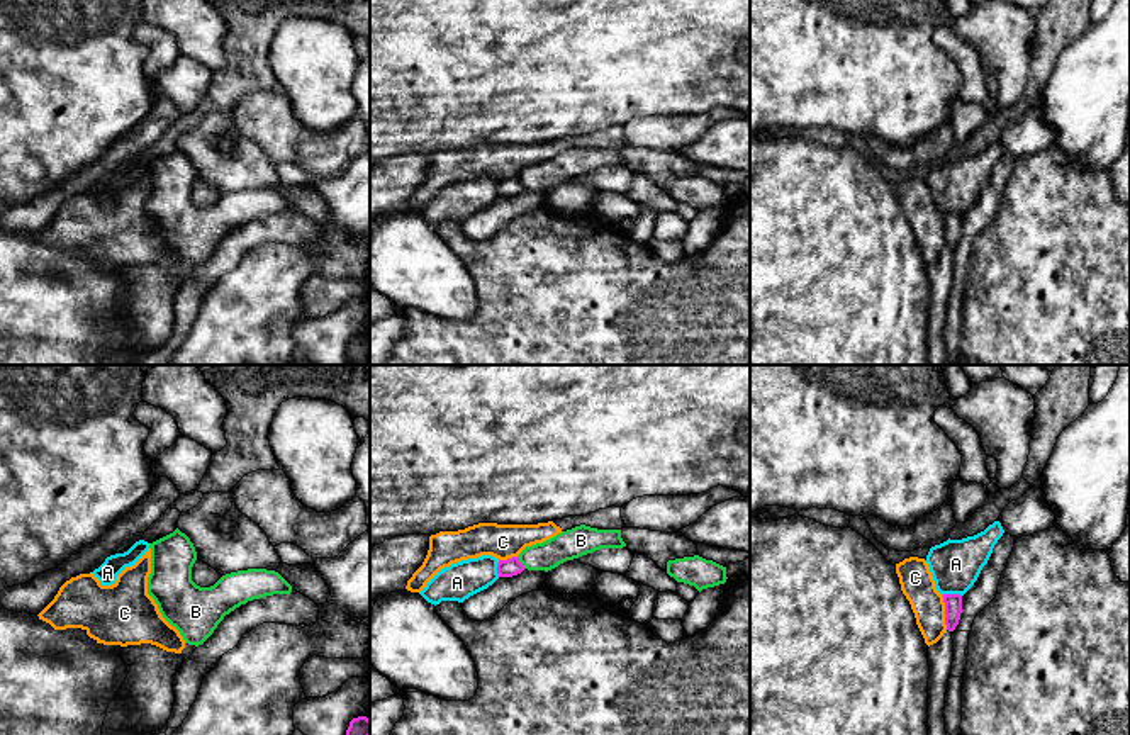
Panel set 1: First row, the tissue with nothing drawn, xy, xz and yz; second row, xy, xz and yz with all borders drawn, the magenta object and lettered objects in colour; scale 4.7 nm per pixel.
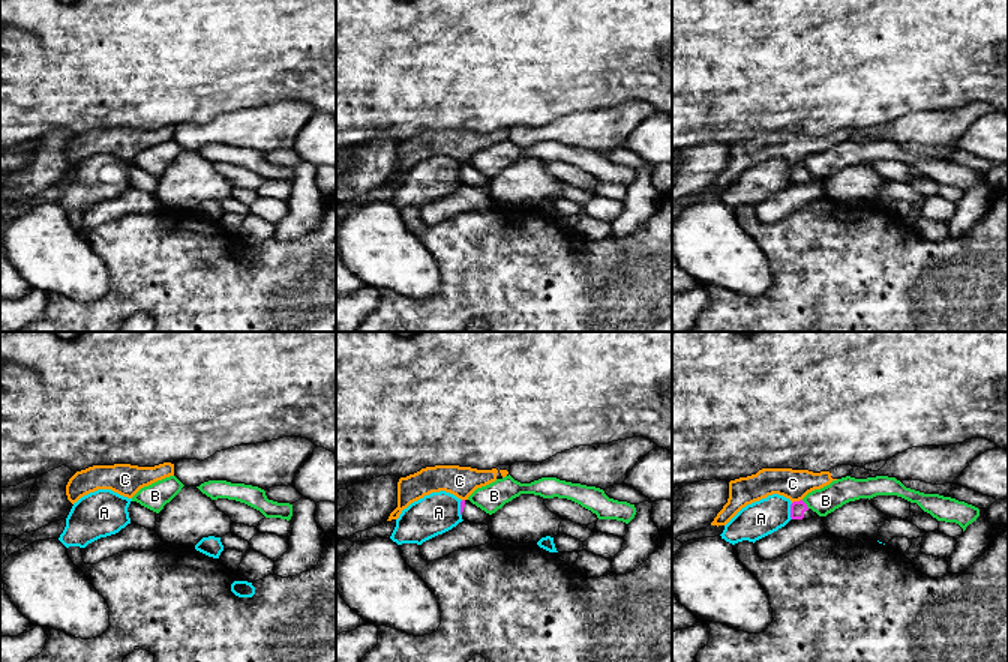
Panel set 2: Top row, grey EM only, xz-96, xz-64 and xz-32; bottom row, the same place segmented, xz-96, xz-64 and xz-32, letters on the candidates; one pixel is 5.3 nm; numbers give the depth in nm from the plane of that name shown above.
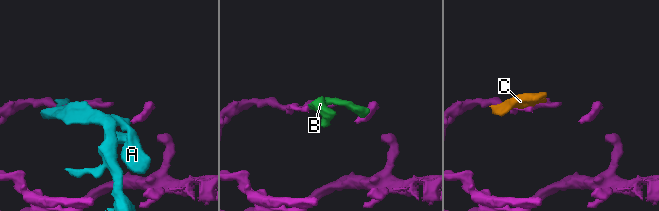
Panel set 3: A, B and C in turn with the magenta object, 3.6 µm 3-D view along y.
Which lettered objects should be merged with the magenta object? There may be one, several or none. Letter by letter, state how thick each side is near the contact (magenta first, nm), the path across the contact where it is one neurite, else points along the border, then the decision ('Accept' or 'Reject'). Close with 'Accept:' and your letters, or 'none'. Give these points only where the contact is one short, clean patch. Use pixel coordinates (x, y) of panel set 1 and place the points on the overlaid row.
A: Thickness 80 nm (magenta) against 240 nm. Reject
B: Thickness 90 nm (magenta) against 140 nm. Reject
C: Thickness 80 nm (magenta) against 160 nm. Boundary: yz (942, 596), (944, 623), (947, 628). Reject
Accept: none

